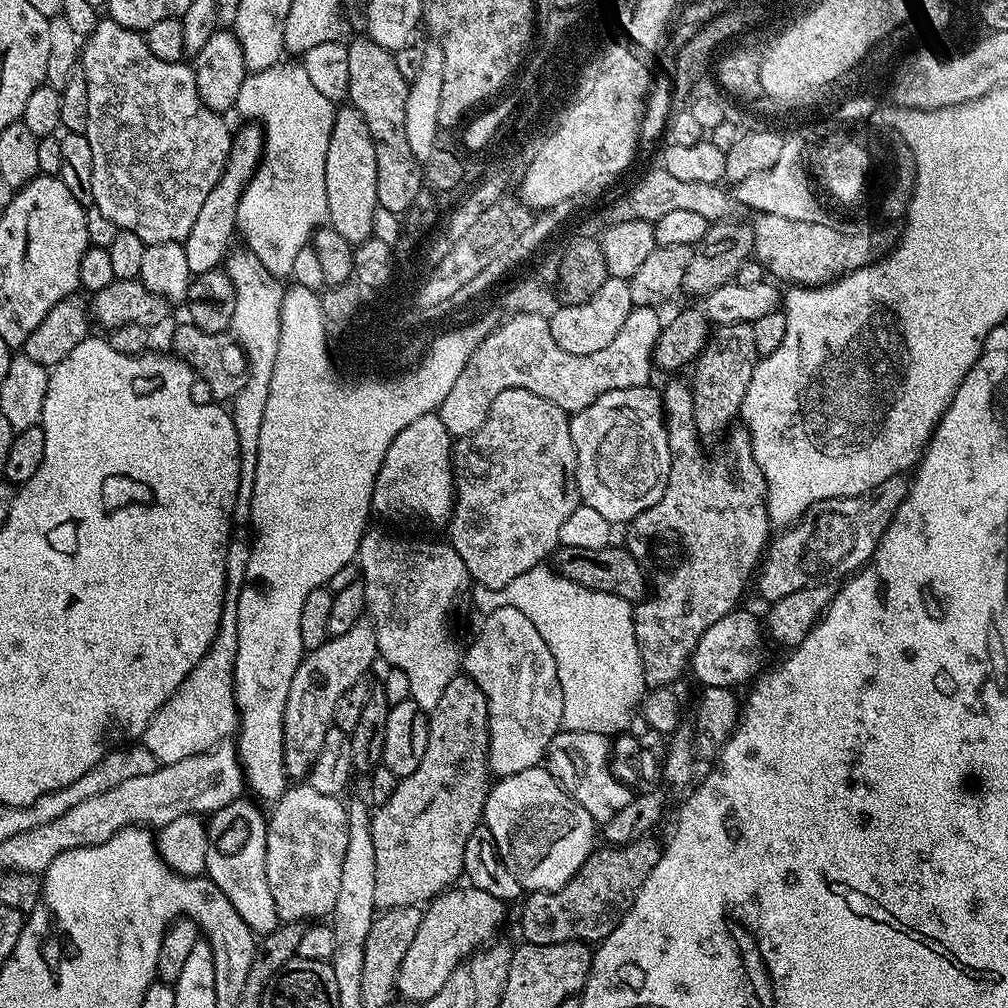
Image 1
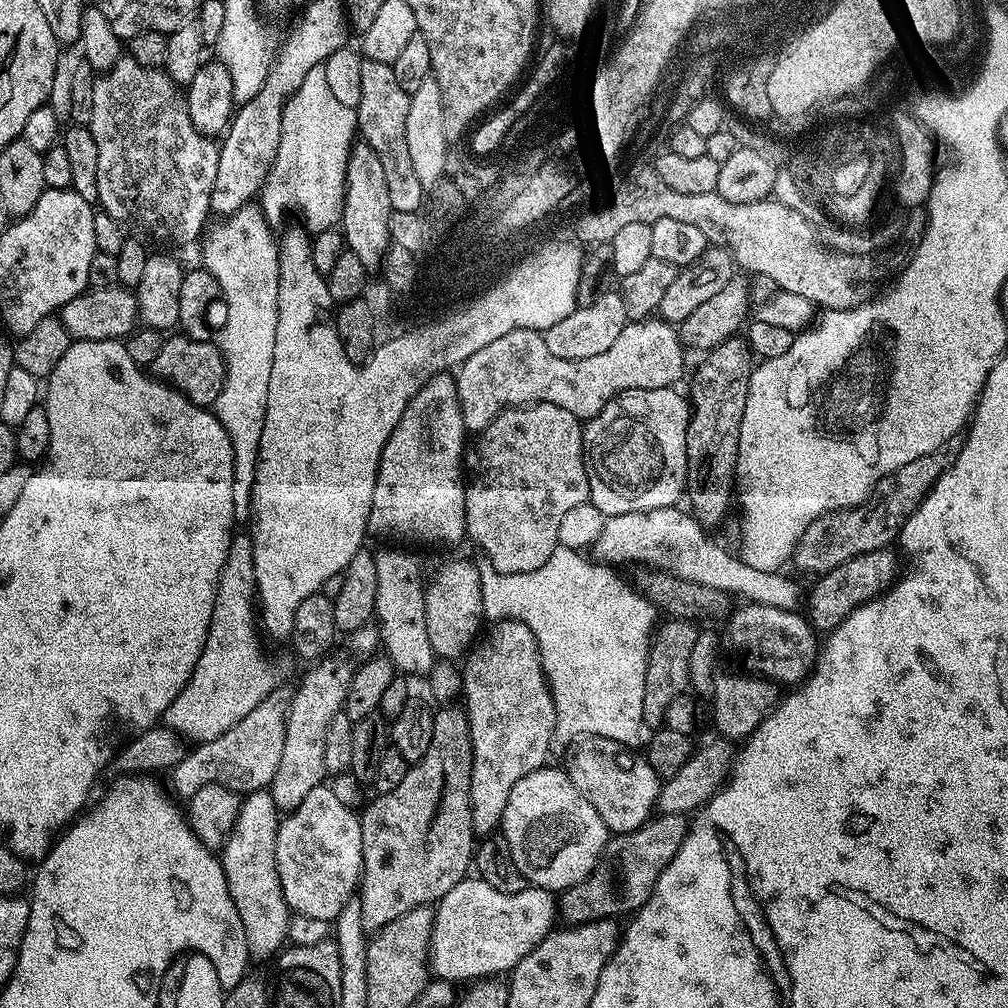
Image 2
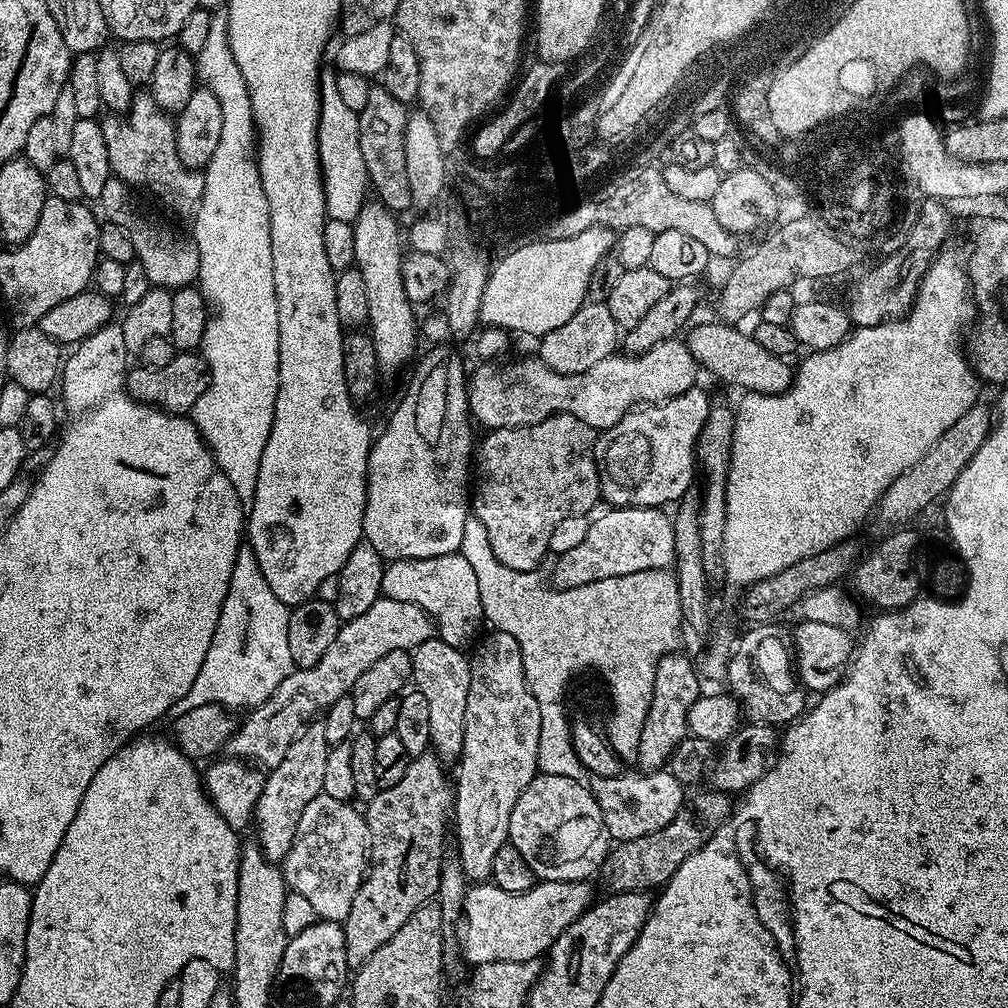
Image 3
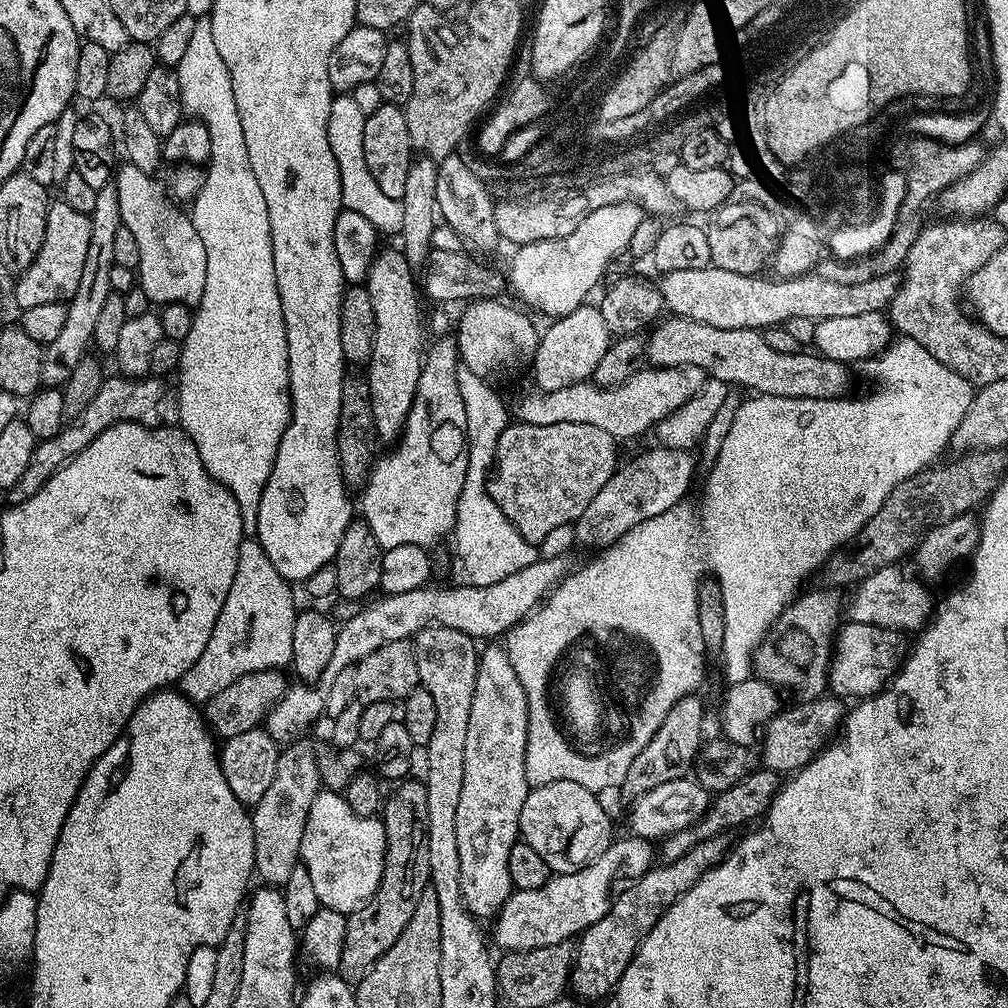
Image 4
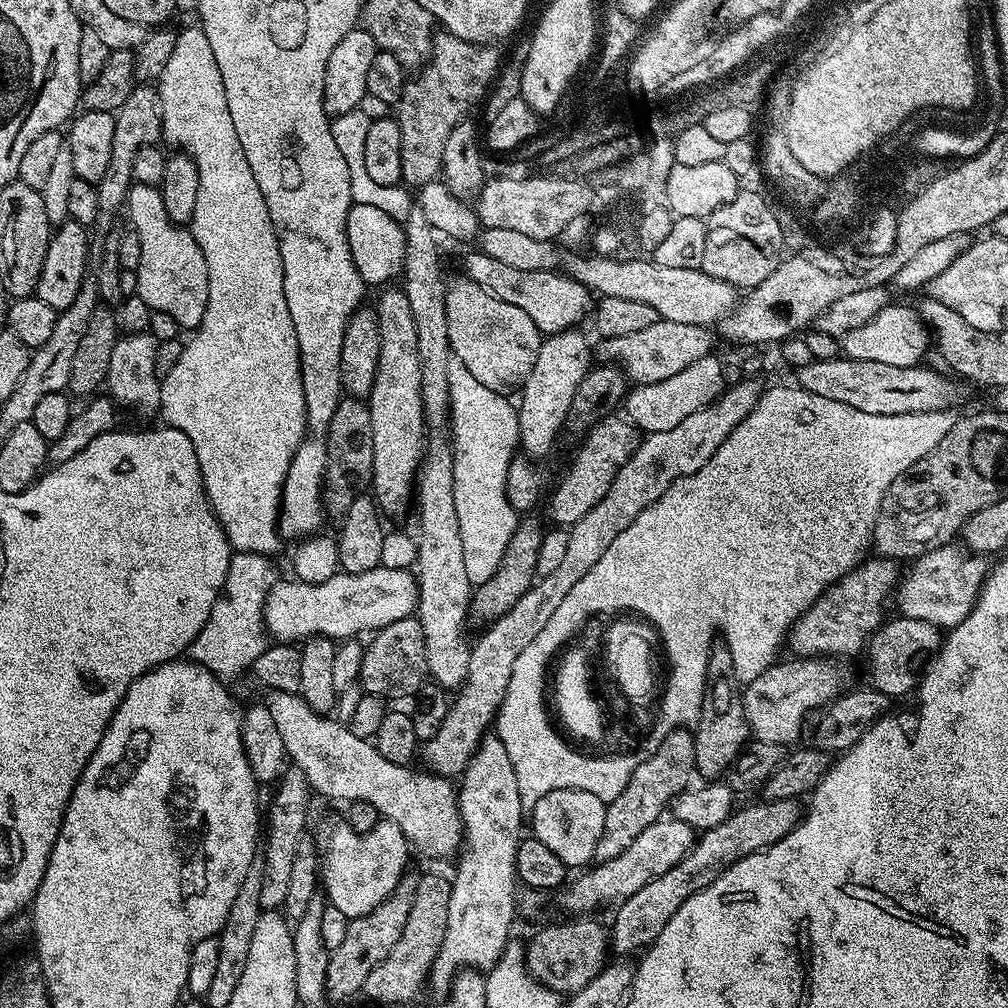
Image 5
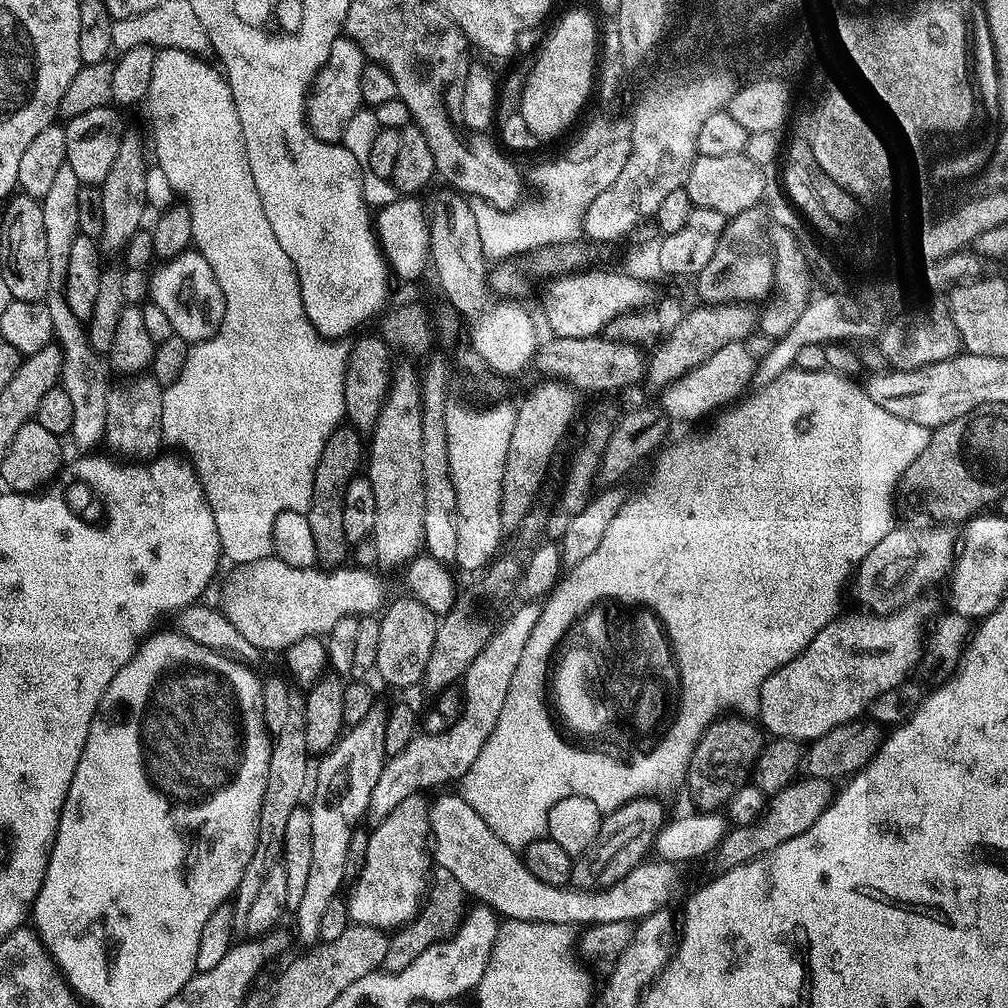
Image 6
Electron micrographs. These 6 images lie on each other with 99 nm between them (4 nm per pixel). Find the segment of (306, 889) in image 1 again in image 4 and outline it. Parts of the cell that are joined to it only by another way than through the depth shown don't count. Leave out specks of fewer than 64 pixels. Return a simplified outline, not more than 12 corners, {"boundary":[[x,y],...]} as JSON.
{"boundary":[[336,790],[306,814],[300,863],[323,907],[357,912],[382,882],[380,816]]}

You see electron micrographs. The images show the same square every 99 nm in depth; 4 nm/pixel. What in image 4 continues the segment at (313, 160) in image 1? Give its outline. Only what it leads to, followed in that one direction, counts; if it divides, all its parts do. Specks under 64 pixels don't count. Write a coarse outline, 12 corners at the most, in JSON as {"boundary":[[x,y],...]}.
{"boundary":[[351,94],[330,106],[345,209],[380,234],[402,230],[402,200],[366,166],[366,116]]}

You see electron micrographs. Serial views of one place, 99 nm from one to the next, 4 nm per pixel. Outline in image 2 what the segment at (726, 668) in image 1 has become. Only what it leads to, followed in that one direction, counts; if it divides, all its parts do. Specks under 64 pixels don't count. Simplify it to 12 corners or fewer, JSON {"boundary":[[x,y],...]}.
{"boundary":[[744,602],[725,640],[745,666],[799,685],[818,633],[799,611]]}

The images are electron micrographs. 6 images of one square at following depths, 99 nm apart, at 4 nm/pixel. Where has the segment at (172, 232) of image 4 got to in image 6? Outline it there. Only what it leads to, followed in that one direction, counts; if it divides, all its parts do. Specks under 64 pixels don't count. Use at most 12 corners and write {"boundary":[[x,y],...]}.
{"boundary":[[200,252],[151,273],[151,303],[189,345],[220,329],[224,295]]}

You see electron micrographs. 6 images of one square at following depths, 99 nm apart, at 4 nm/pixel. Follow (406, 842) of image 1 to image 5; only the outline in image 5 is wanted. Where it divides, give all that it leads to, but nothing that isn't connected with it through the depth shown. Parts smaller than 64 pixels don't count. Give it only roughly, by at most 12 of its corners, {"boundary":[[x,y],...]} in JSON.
{"boundary":[[406,874],[328,957],[333,1001],[363,989],[394,950],[414,902]]}

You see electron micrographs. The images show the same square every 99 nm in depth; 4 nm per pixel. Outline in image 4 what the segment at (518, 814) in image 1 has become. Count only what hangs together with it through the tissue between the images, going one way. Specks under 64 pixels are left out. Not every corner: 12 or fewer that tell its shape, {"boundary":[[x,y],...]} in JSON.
{"boundary":[[578,782],[537,784],[519,839],[553,873],[612,844],[601,797]]}

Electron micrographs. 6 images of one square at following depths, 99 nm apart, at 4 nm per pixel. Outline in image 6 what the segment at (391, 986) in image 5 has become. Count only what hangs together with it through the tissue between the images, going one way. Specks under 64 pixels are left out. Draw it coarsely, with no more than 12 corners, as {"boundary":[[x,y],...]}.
{"boundary":[[433,867],[420,911],[391,933],[383,971],[406,970],[466,911],[462,882]]}

